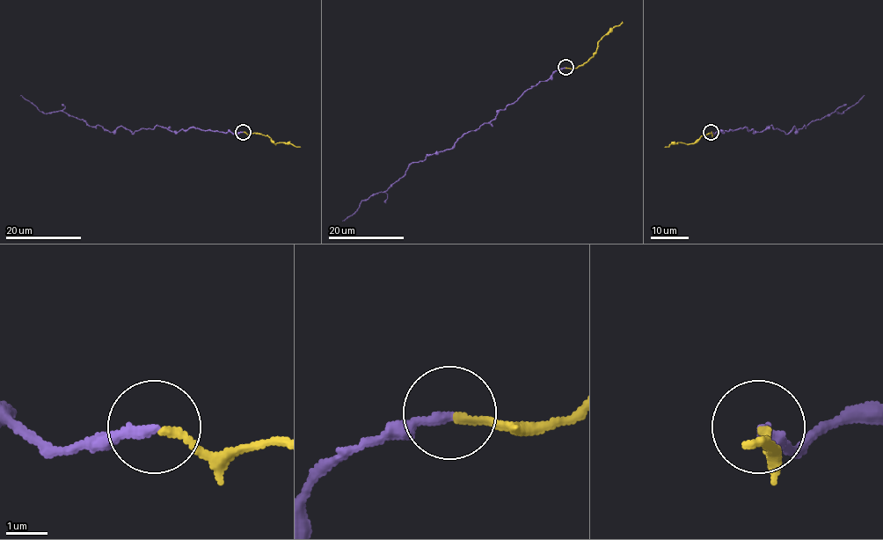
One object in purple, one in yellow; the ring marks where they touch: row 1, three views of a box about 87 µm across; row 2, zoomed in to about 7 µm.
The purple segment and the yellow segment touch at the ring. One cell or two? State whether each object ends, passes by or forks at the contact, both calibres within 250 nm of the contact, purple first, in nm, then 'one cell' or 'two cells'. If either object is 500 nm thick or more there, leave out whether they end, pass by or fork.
purple ends | yellow ends | 240/170 nm | two cells

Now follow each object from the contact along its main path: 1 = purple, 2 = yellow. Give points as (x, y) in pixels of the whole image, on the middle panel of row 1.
1: (565, 68), (529, 88), (475, 131), (465, 133), (450, 149), (412, 162), (405, 173), (361, 201), (342, 221)
2: (565, 68), (582, 65), (596, 50), (597, 43), (623, 21)

